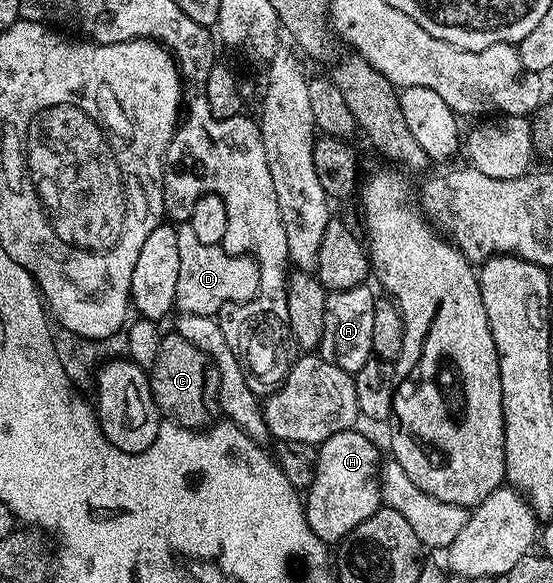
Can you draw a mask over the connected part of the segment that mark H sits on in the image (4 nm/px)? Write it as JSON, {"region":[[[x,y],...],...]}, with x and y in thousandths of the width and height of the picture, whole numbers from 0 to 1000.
{"region":[[[651,734],[622,736],[599,753],[591,753],[573,772],[573,806],[570,822],[559,832],[555,844],[550,847],[552,882],[555,897],[570,918],[590,931],[615,931],[622,928],[626,918],[642,911],[656,890],[671,890],[682,873],[691,871],[689,856],[689,801],[693,782],[682,772],[682,763],[660,743],[651,743]]]}

